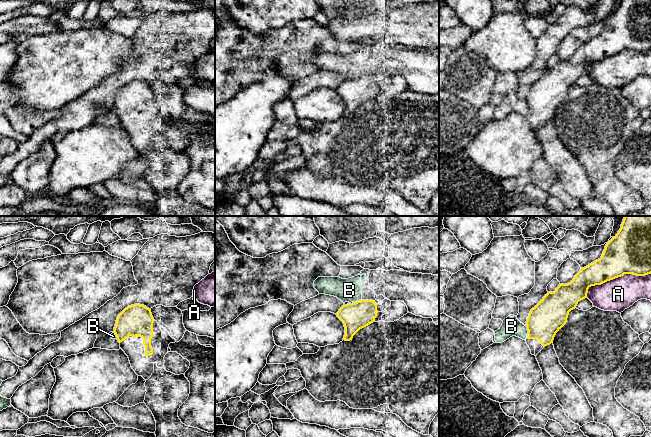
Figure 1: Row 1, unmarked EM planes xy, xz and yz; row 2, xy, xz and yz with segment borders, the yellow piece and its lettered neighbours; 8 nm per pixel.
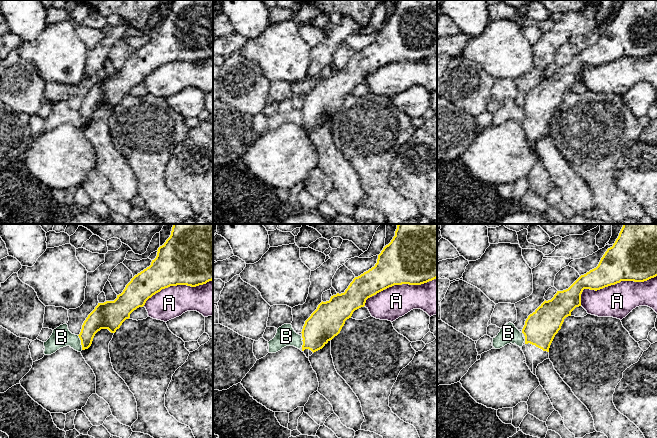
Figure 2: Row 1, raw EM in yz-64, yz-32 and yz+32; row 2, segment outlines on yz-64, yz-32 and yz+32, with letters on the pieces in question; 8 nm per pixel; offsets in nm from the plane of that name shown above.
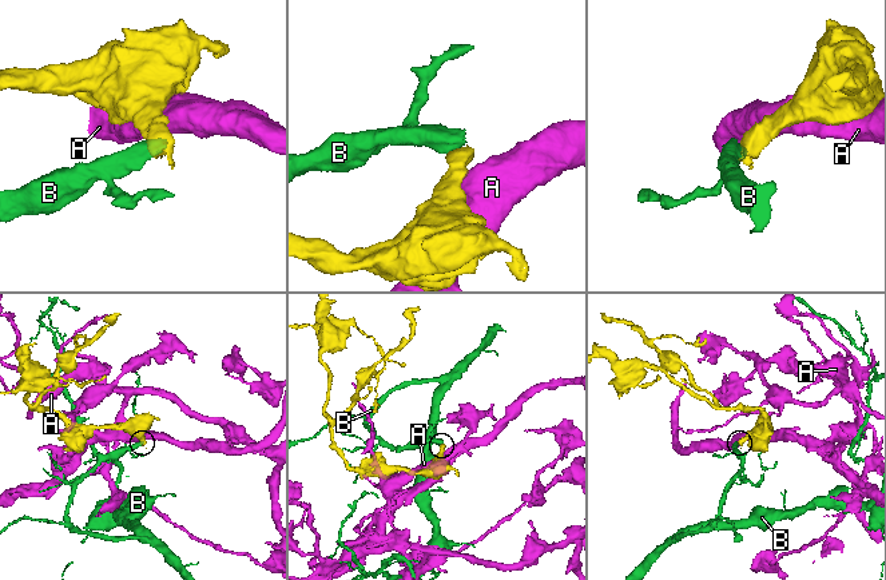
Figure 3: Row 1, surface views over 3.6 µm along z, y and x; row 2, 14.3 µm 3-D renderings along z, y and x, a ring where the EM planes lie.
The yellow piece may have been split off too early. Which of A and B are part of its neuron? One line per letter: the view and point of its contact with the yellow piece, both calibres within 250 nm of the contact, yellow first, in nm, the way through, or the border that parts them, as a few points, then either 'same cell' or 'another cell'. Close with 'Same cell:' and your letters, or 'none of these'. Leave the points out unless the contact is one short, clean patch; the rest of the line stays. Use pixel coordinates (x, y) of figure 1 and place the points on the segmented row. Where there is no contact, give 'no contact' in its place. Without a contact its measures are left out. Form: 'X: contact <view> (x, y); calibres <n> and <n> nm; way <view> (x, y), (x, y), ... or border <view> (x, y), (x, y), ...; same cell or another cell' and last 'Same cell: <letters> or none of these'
A: contact yz (615, 277); calibres 360 and 260 nm; another cell
B: contact yz (527, 329); calibres 280 and 160 nm; border yz (526, 327), (528, 333); another cell
Same cell: none of these

